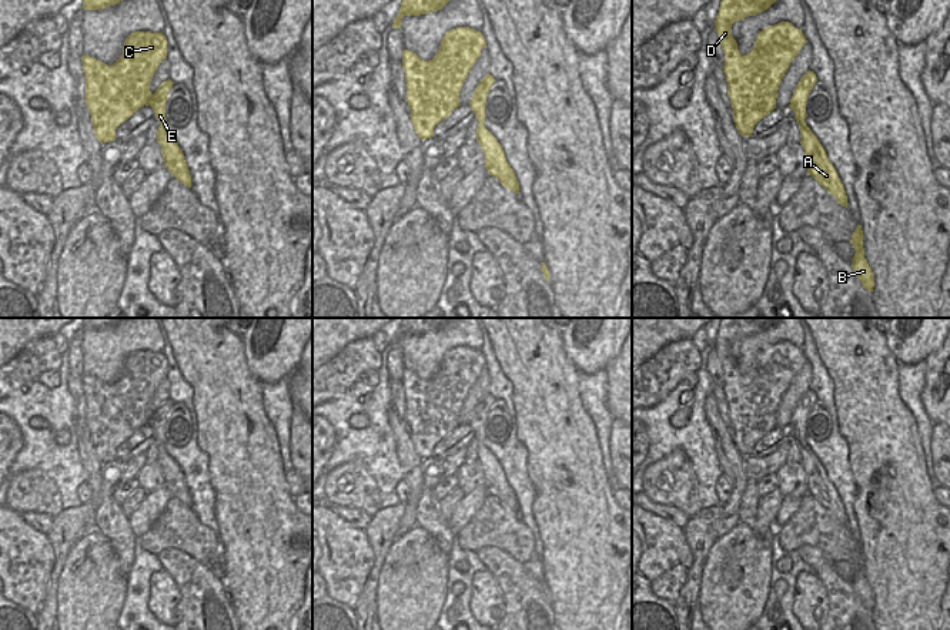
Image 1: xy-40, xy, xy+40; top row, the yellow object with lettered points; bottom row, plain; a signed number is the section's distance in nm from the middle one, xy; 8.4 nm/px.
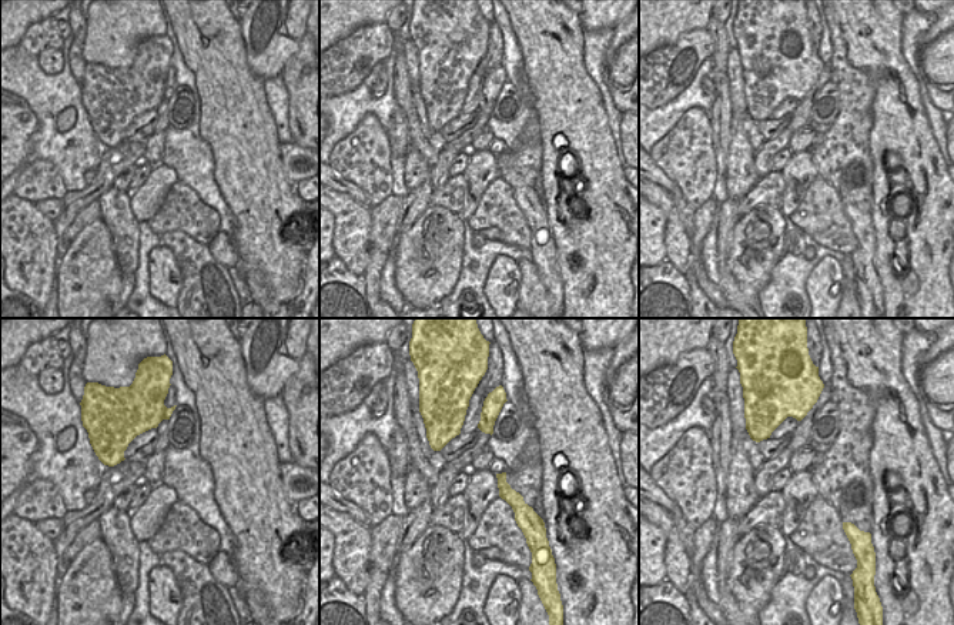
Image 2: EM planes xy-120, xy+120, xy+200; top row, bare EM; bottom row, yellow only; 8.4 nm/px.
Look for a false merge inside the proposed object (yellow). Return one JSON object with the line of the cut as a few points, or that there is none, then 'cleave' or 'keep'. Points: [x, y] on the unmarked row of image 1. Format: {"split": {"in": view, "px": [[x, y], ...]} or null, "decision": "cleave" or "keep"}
{"split": null, "decision": "keep"}

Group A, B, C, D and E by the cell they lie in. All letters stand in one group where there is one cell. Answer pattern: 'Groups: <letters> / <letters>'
Groups: A B C D E.

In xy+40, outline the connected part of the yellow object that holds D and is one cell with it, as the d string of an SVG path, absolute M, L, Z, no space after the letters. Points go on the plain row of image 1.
M722 318L715 339L725 372L722 386L727 401L727 415L733 428L733 442L743 456L750 456L755 445L776 428L777 409L790 382L807 362L802 348L782 341L763 348L755 368L742 375L732 355L732 344L767 329L777 318Z

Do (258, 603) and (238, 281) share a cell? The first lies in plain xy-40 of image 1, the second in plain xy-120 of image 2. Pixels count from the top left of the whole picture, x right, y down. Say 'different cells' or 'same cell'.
different cells

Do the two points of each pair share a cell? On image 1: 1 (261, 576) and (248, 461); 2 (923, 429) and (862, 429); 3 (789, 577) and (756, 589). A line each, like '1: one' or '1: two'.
1: one
2: two
3: two

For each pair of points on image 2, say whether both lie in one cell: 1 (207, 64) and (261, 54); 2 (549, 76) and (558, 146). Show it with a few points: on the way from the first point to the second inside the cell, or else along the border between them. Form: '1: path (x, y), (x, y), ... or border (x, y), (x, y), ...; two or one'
1: border (240, 24), (245, 63), (263, 80); two
2: path (551, 94), (551, 131); one

